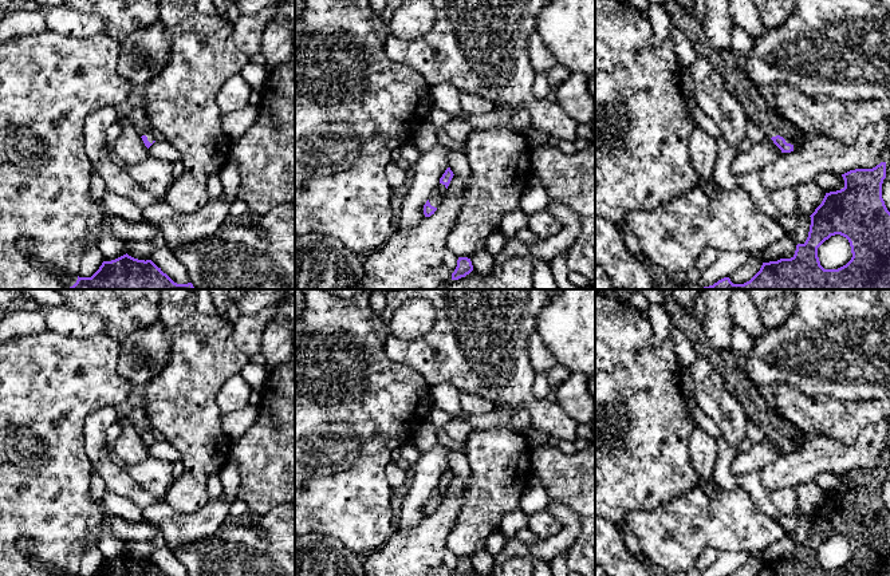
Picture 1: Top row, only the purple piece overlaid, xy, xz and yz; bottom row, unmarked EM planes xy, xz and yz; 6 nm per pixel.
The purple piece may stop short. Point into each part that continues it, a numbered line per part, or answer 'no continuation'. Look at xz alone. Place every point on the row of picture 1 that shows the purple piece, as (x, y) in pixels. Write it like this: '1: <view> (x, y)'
1: xz (440, 190)

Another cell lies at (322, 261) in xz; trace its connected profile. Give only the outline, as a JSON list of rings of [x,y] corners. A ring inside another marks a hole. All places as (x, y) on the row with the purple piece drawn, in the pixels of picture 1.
[[[324,233],[295,236],[295,289],[358,289],[363,276],[363,260],[338,238]]]

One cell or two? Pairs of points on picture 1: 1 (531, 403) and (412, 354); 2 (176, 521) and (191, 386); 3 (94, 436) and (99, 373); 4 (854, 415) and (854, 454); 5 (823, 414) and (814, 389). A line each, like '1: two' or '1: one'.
1: one
2: two
3: two
4: two
5: two

